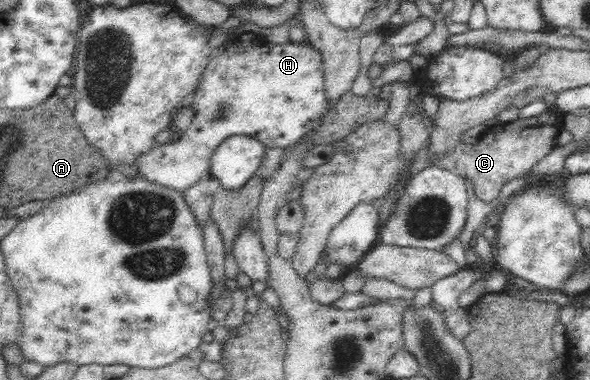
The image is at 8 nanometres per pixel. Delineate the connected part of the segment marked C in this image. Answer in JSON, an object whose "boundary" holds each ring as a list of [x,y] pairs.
{"boundary":[[[553,107],[532,118],[519,117],[508,123],[498,122],[495,126],[488,127],[476,142],[461,142],[452,153],[437,157],[434,166],[456,173],[462,178],[469,178],[478,200],[485,204],[492,202],[498,198],[506,182],[531,173],[531,169],[557,147],[557,134],[562,129],[561,118],[564,114],[566,112]]]}

